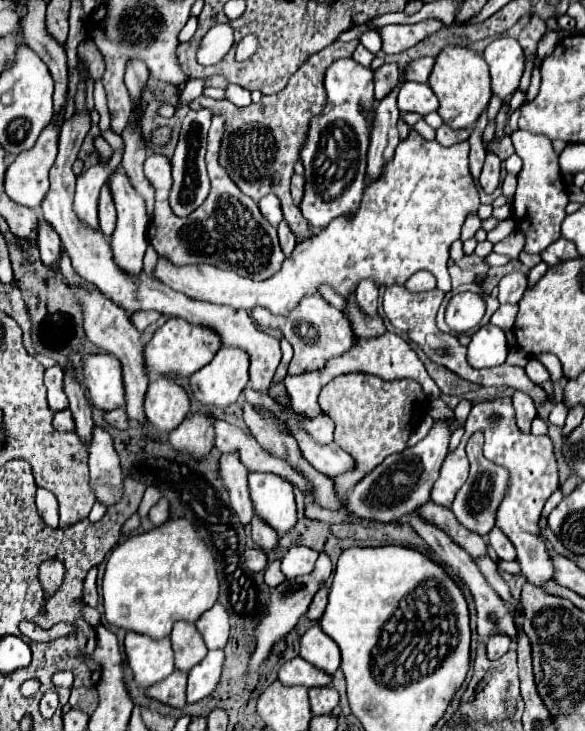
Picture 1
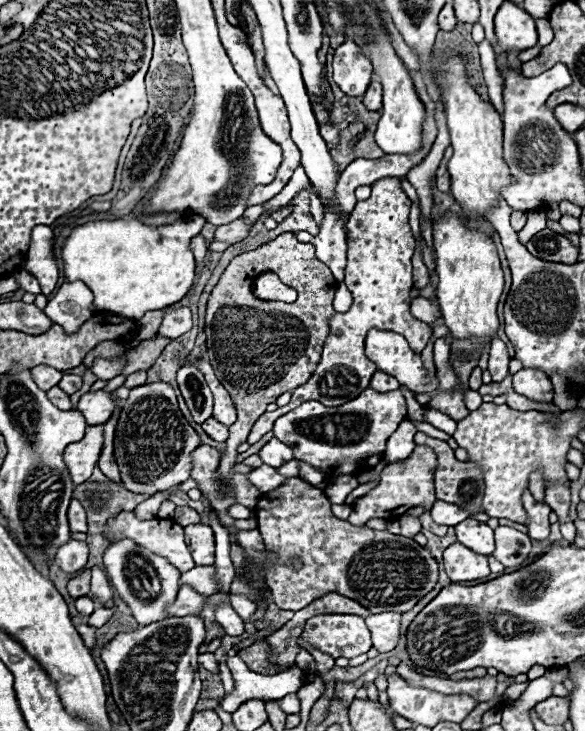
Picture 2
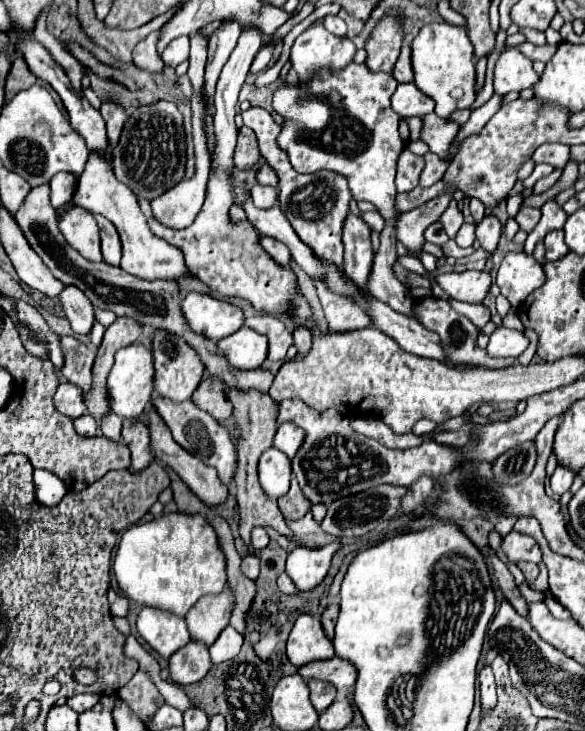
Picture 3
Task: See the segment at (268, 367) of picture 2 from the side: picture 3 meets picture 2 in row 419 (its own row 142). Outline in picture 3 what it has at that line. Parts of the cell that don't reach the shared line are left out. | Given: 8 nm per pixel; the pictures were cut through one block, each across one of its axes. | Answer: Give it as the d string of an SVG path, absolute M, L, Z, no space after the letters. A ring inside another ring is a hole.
M242 126L238 130L238 146L234 150L234 164L238 166L238 170L248 170L258 160L260 160L260 148L258 148L256 134L250 128Z

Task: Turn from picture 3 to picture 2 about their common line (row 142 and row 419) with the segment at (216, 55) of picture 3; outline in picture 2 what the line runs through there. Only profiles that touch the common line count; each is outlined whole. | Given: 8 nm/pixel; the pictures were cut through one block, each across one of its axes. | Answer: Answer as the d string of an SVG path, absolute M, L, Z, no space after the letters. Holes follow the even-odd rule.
M208 418L208 420L202 424L202 428L204 428L204 432L206 432L210 438L214 438L216 442L226 442L226 440L228 440L228 428L226 428L224 424L216 422L214 418Z

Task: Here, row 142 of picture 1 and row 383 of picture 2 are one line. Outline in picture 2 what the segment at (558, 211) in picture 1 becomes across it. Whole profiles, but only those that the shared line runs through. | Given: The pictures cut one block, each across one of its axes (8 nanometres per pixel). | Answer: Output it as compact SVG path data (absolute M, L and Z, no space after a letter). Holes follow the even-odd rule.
M522 368L520 372L514 374L514 390L528 400L536 402L550 402L554 392L552 392L552 382L550 378L538 370L538 368Z

